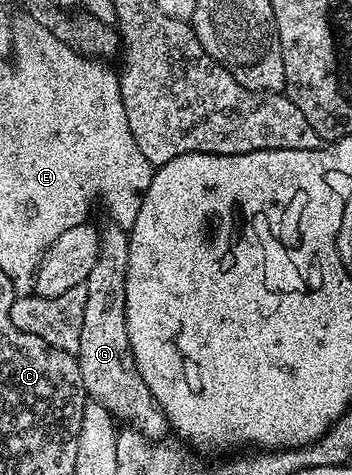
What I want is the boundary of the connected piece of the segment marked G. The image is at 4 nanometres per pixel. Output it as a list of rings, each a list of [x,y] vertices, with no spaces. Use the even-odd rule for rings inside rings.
[[[109,223],[106,229],[100,230],[100,234],[99,259],[95,259],[95,267],[91,267],[91,275],[84,284],[87,287],[87,307],[83,307],[83,335],[79,335],[79,347],[75,354],[79,371],[83,375],[83,387],[88,400],[99,402],[118,422],[139,431],[149,442],[156,443],[170,432],[170,428],[165,412],[159,407],[155,395],[151,395],[147,383],[143,383],[143,375],[139,375],[131,351],[131,343],[127,339],[125,300],[127,299],[129,234],[116,223]]]

